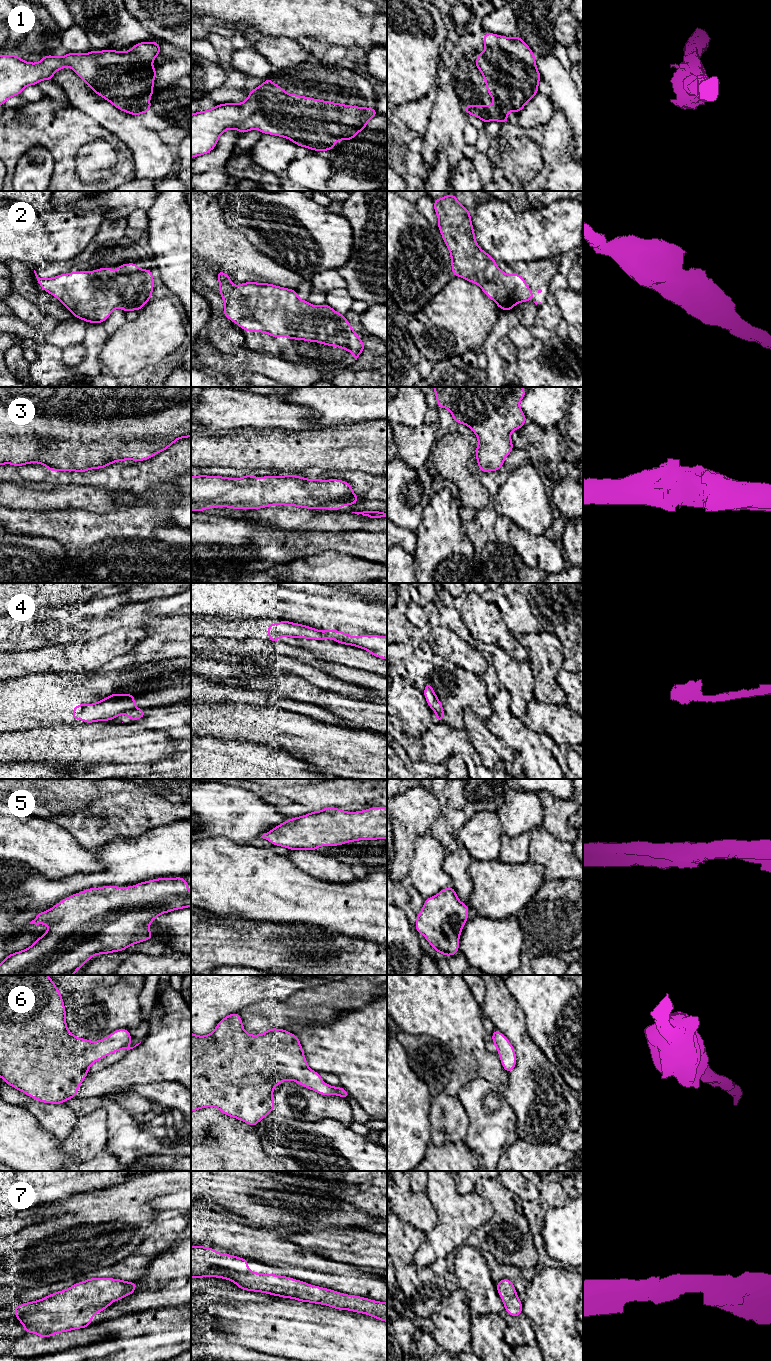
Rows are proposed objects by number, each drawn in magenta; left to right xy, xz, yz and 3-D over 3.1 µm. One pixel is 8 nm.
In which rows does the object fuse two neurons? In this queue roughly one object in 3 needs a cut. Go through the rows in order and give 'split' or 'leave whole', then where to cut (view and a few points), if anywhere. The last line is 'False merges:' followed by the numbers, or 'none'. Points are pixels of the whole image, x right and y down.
1: leave whole | no cut
2: leave whole | no cut
3: leave whole | no cut
4: split | xz (321, 631), (324, 631), (330, 637)
5: leave whole | no cut
6: leave whole | no cut
7: leave whole | no cut
False merges: 4

